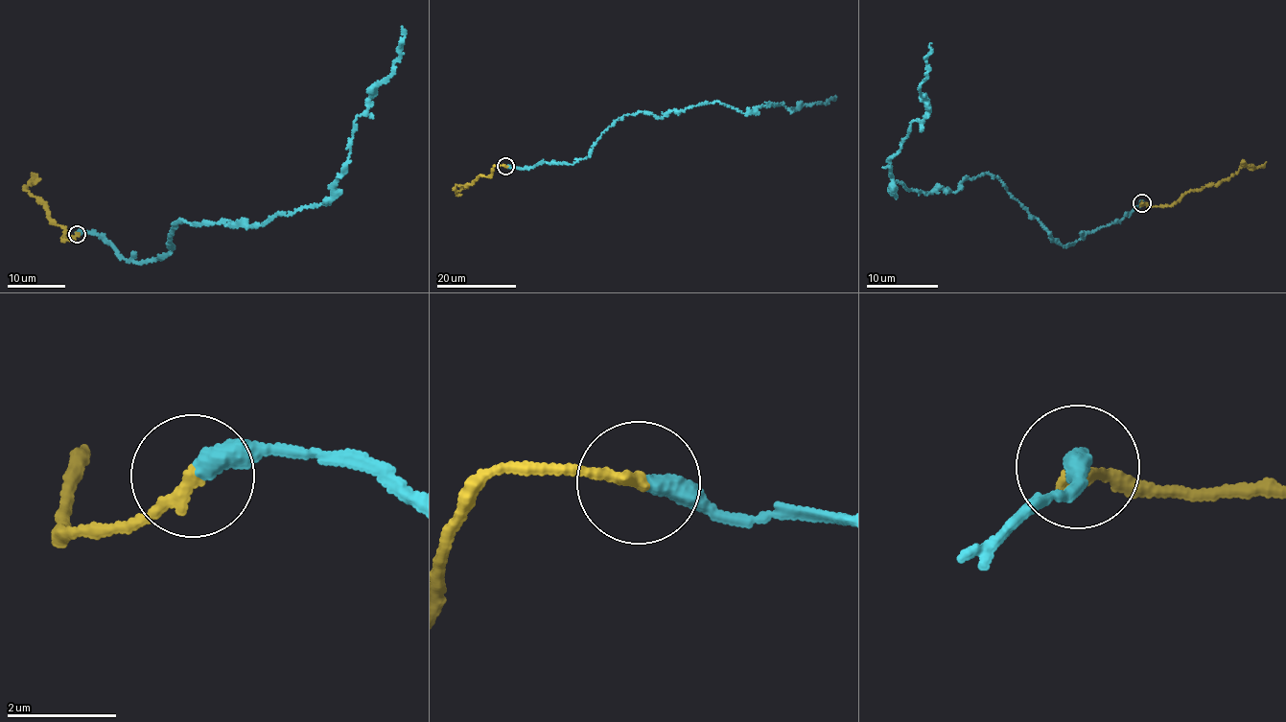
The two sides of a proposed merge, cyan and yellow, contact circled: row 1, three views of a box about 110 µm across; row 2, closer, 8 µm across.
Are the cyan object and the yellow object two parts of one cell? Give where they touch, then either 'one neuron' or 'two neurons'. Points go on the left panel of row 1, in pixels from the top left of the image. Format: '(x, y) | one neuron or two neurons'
(77, 234) | one neuron

